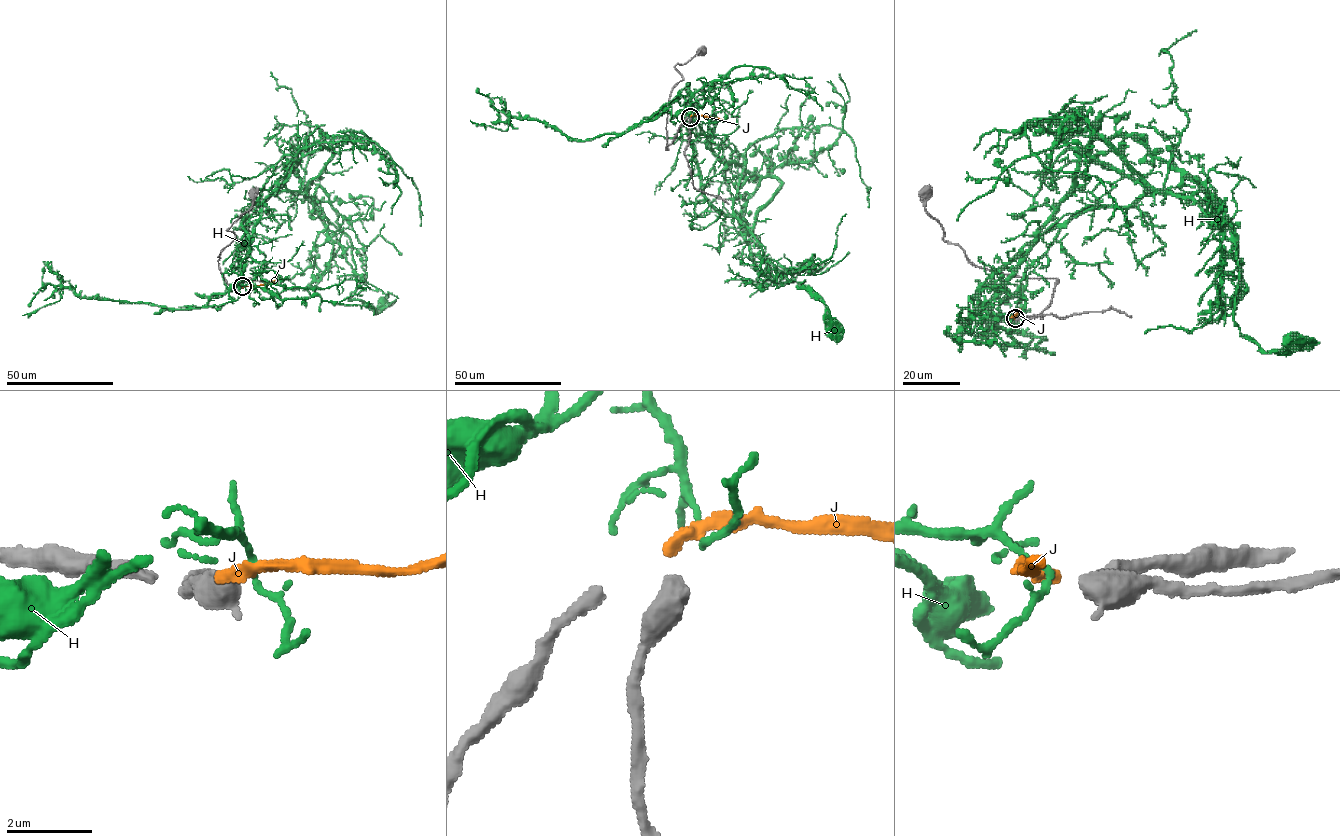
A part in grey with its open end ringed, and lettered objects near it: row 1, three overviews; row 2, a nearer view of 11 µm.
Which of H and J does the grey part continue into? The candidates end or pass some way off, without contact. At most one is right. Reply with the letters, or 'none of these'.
J

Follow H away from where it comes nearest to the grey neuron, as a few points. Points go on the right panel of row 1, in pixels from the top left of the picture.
H: (1013, 318), (976, 290), (1025, 245), (1167, 191), (1235, 245), (1240, 333), (1265, 352), (1297, 341)

